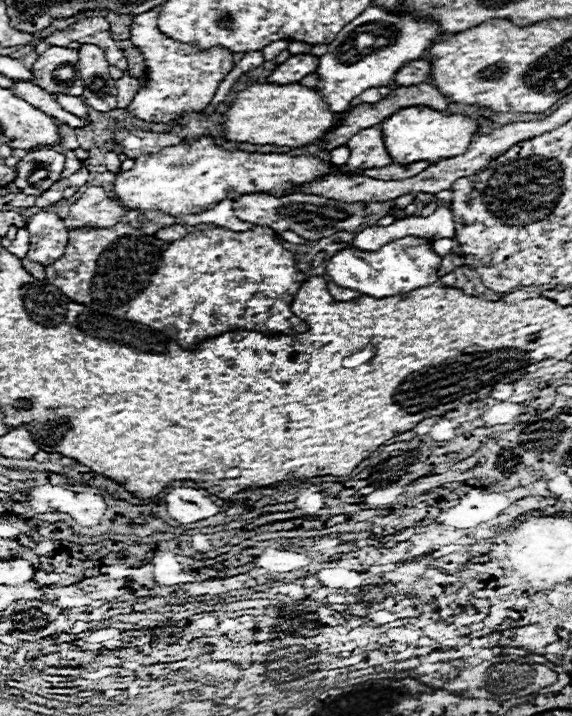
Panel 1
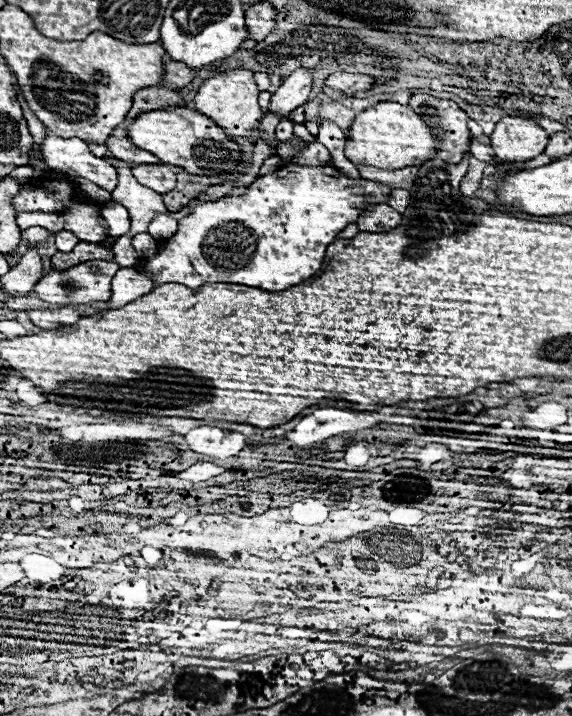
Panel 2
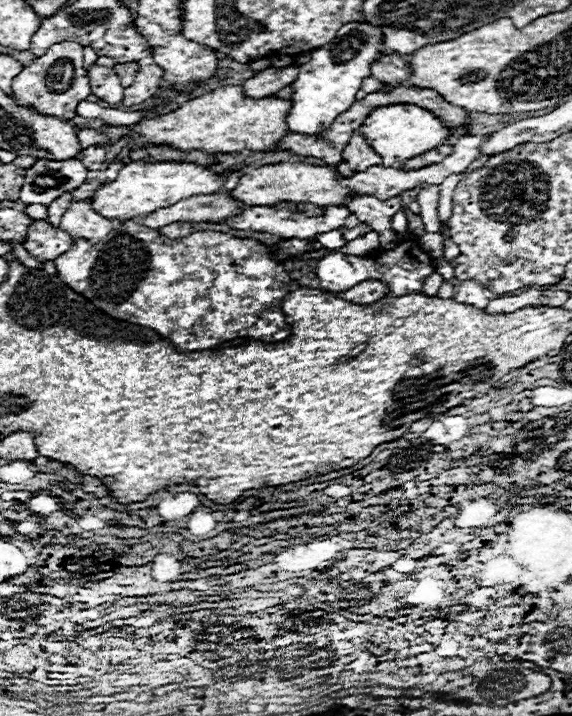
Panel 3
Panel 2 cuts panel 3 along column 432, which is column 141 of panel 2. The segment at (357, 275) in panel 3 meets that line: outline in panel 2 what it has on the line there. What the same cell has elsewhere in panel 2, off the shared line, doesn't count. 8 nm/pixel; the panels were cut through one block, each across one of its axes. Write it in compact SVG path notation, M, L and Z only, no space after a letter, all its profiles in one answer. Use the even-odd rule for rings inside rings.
M288 164L254 180L242 198L222 198L206 204L196 204L196 200L192 200L192 212L178 222L178 232L164 242L164 248L156 256L144 258L138 270L152 274L156 286L176 282L188 288L200 288L212 282L232 282L268 292L288 290L316 274L328 244L332 244L348 224L356 222L368 206L388 202L392 190L394 188L388 184L366 178L352 180L332 166Z

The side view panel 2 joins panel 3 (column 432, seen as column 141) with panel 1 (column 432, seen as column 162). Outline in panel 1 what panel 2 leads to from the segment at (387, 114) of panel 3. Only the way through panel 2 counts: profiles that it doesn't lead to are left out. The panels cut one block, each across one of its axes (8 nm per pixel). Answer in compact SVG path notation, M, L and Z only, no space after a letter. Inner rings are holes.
M410 106L410 108L398 110L398 114L392 114L390 118L386 118L380 124L380 128L384 134L386 150L396 164L412 164L420 160L440 162L442 158L466 154L472 138L478 134L478 122L472 120L470 116L444 114L428 106Z

